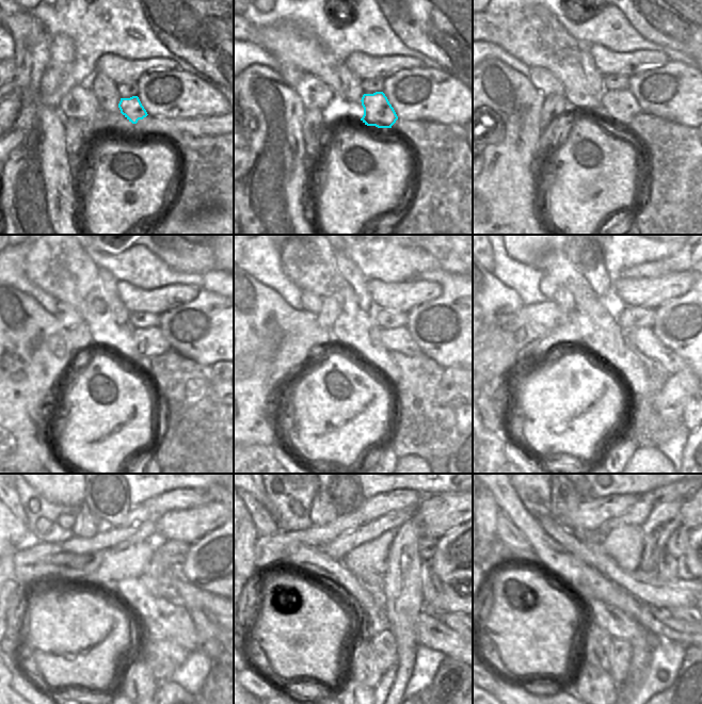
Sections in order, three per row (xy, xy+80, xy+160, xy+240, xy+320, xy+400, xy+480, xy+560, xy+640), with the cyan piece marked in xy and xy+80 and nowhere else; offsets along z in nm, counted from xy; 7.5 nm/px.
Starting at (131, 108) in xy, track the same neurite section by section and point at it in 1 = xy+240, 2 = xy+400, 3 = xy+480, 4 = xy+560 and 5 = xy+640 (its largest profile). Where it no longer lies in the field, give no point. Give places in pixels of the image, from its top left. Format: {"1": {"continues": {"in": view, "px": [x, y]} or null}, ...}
{"1": {"continues": {"in": "xy+240", "px": [150, 341]}}, "2": {"continues": {"in": "xy+400", "px": [643, 338]}}, "3": {"continues": {"in": "xy+480", "px": [181, 593]}}, "4": {"continues": null}, "5": {"continues": null}}

